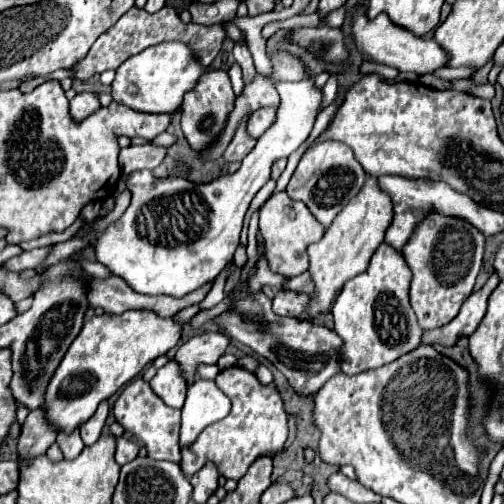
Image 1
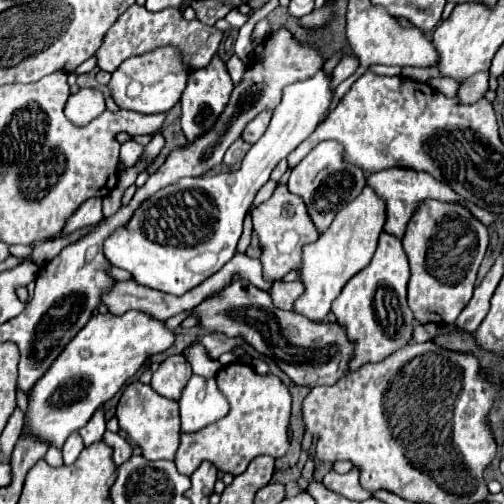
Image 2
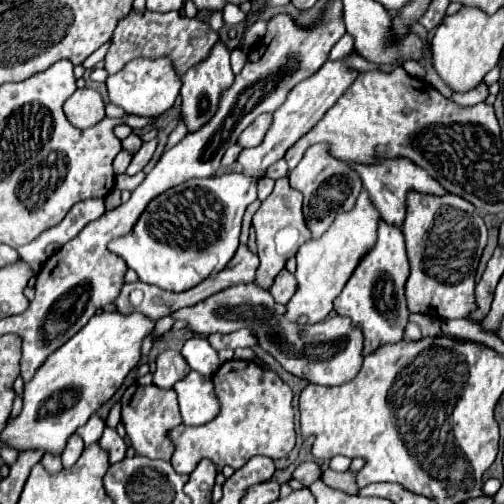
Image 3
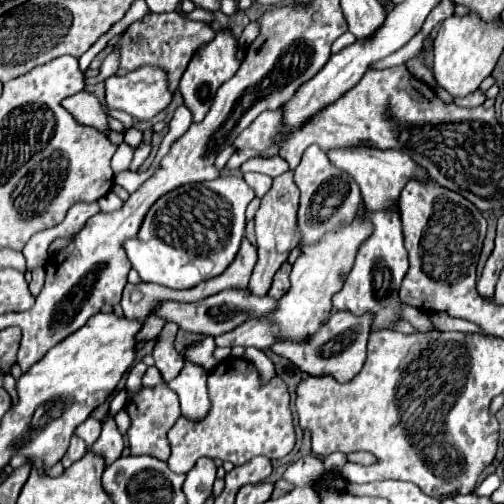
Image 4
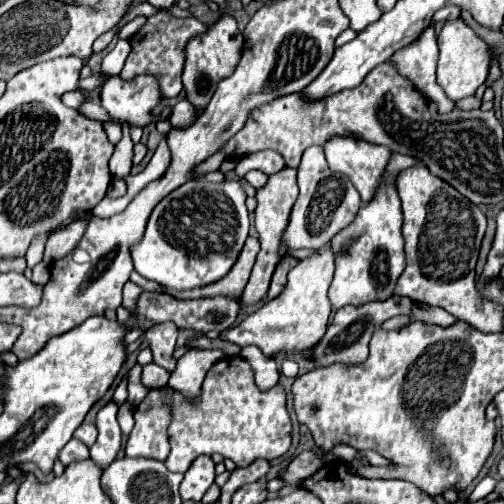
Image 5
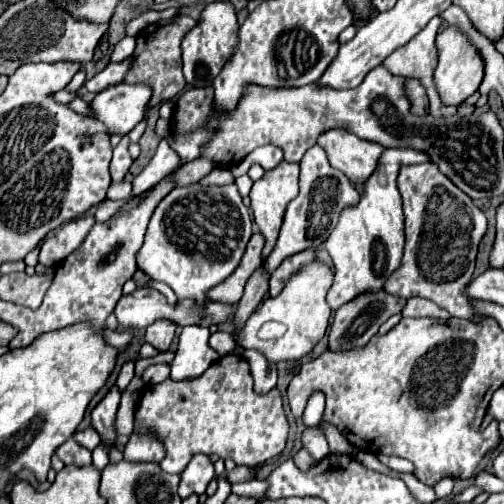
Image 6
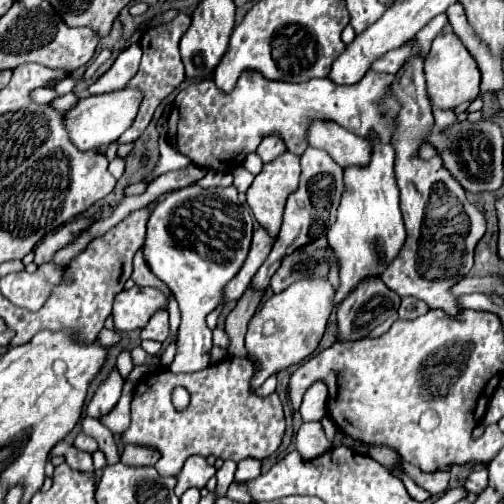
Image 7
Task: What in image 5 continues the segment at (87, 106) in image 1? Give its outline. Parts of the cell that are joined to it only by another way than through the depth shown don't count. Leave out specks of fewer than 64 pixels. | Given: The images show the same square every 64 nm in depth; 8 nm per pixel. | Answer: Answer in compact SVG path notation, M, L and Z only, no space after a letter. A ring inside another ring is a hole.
M74 90L74 92L66 92L66 94L62 96L62 102L64 102L66 106L74 108L74 110L78 110L78 108L80 108L82 100L84 100L84 94L82 94L80 90ZM105 122L104 128L108 132L108 139L112 144L118 144L122 138L122 127L120 123L117 122Z

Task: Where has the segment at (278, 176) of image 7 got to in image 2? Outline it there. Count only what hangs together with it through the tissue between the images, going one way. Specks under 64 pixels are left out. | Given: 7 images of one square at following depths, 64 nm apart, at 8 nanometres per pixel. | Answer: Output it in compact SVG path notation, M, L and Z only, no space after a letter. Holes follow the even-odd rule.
M278 184L274 194L266 202L262 202L260 206L254 208L252 222L254 222L254 232L258 234L260 248L262 248L260 262L262 262L262 276L266 282L280 280L292 268L300 268L302 246L308 242L314 242L318 238L318 232L316 232L312 220L308 220L304 202L300 200L300 196L290 194L286 184Z

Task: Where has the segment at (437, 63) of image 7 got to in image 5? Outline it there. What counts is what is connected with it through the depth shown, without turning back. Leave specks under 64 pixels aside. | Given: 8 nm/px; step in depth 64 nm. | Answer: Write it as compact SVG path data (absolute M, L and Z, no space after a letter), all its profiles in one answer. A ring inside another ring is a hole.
M454 20L454 22L444 24L438 36L438 48L440 48L440 60L438 60L436 78L442 90L446 92L446 96L452 102L472 96L478 90L478 86L484 84L488 76L490 58L492 58L490 46L480 36L476 36L476 32L464 20Z

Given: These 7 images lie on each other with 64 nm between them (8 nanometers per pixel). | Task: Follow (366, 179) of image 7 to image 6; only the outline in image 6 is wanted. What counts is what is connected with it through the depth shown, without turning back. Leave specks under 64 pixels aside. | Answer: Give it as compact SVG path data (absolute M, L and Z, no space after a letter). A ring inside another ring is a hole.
M384 148L376 170L362 182L362 194L358 204L346 206L340 214L336 228L330 232L324 248L334 260L336 276L328 292L328 304L346 304L360 292L384 288L384 276L392 274L400 264L404 248L404 214L402 200L396 186L400 166L428 162L428 154L414 149Z

